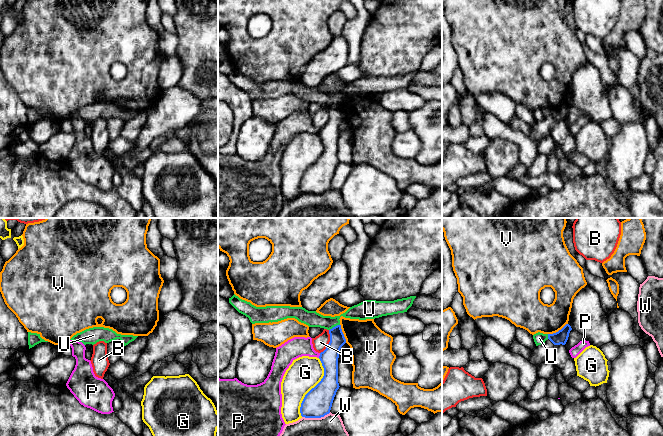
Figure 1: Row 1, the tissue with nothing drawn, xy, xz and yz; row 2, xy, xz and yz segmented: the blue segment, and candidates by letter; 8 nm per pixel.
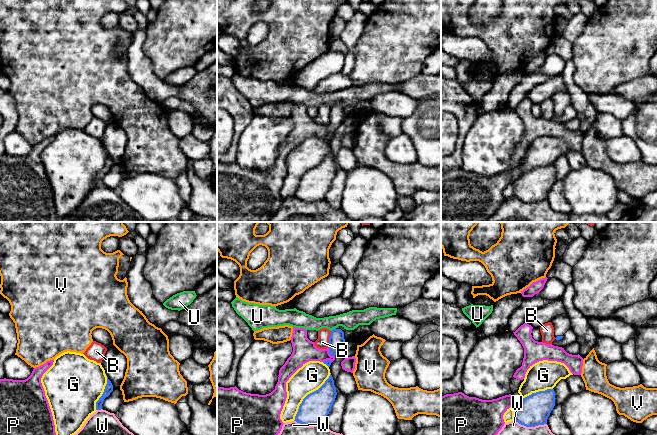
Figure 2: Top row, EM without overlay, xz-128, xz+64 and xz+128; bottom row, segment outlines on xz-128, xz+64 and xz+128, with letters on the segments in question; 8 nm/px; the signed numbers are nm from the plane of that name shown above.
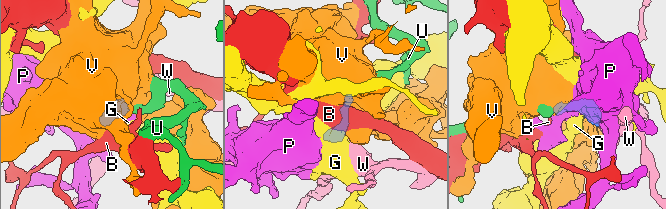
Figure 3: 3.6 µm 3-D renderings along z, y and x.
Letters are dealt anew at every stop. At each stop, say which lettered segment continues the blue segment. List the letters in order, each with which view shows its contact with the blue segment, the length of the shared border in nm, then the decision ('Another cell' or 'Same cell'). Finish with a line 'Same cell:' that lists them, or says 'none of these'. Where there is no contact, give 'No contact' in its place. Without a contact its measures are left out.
B: Touches blue in xz. Shared border 200 nm. Another cell
G: Touches blue in xz. Shared border 500 nm. Another cell
P: Touches blue in xz. Shared border 40 nm. Another cell
U: Touches blue in xz. Shared border 100 nm. Another cell
V: Touches blue in yz. Shared border 180 nm. Another cell
W: Touches blue in xz. Shared border 240 nm. Another cell
Same cell: none of these

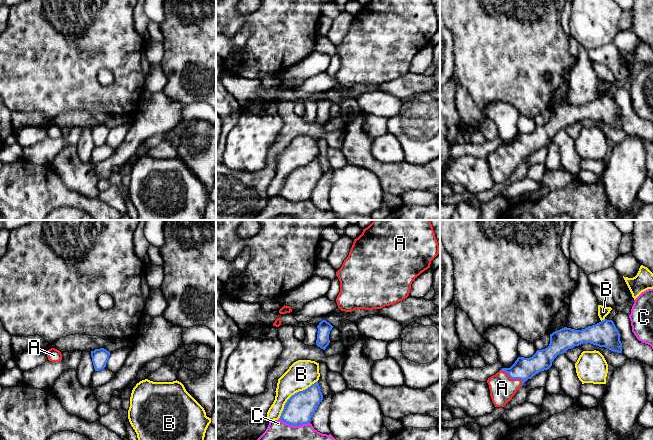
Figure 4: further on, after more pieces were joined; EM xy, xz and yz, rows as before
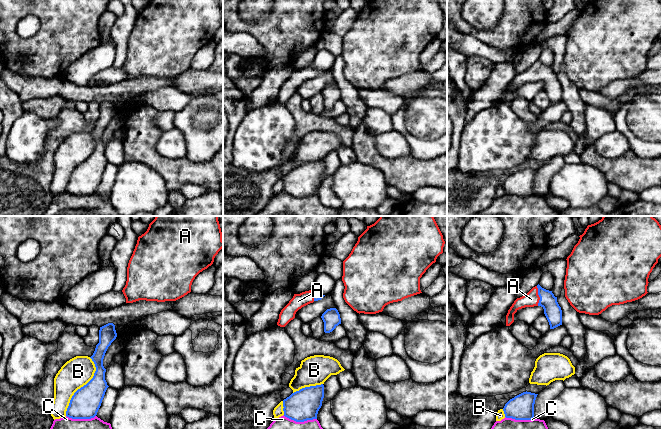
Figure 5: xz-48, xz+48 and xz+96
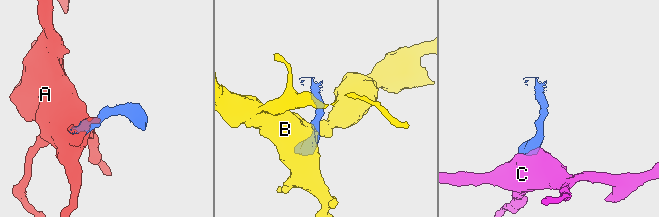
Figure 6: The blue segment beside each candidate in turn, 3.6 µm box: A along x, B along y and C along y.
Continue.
A: Touches blue in yz. Shared border 220 nm. Same cell
B: Touches blue in xz. Shared border 440 nm. Another cell
C: Touches blue in xz. Shared border 260 nm. Another cell
Same cell: A

